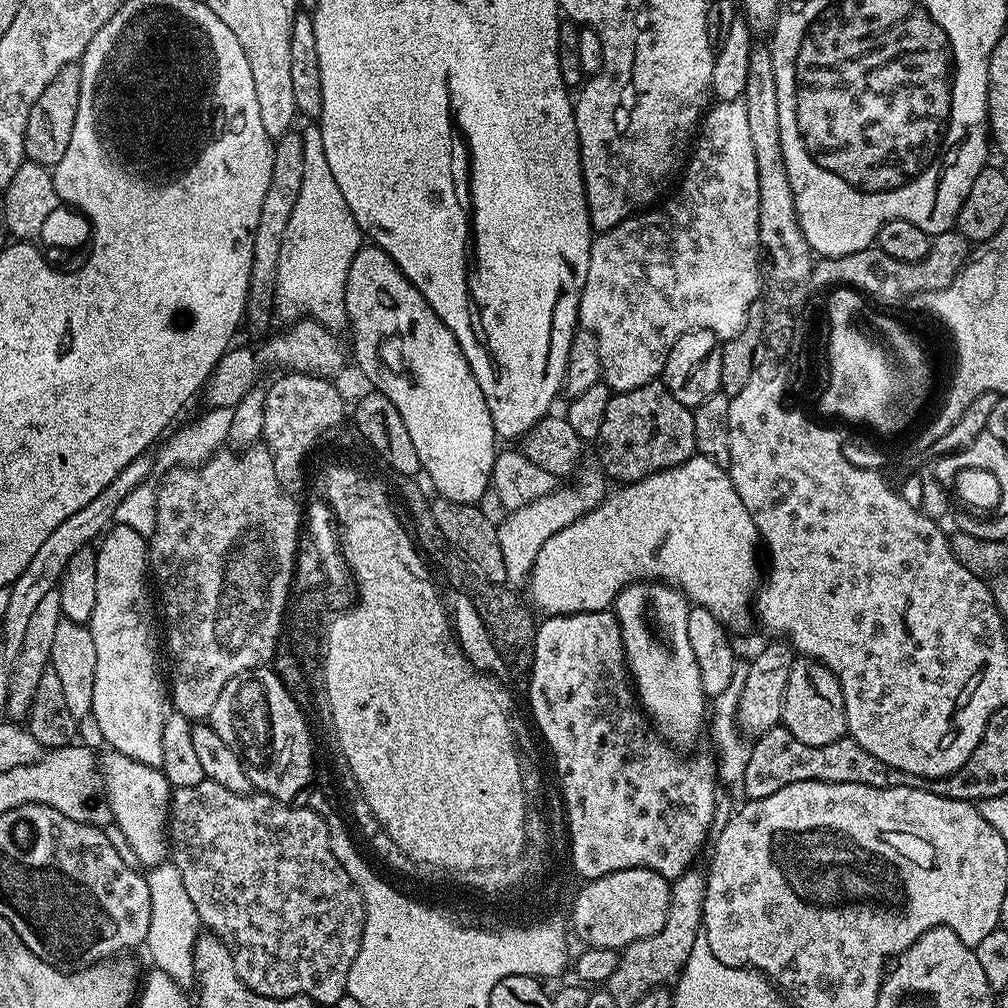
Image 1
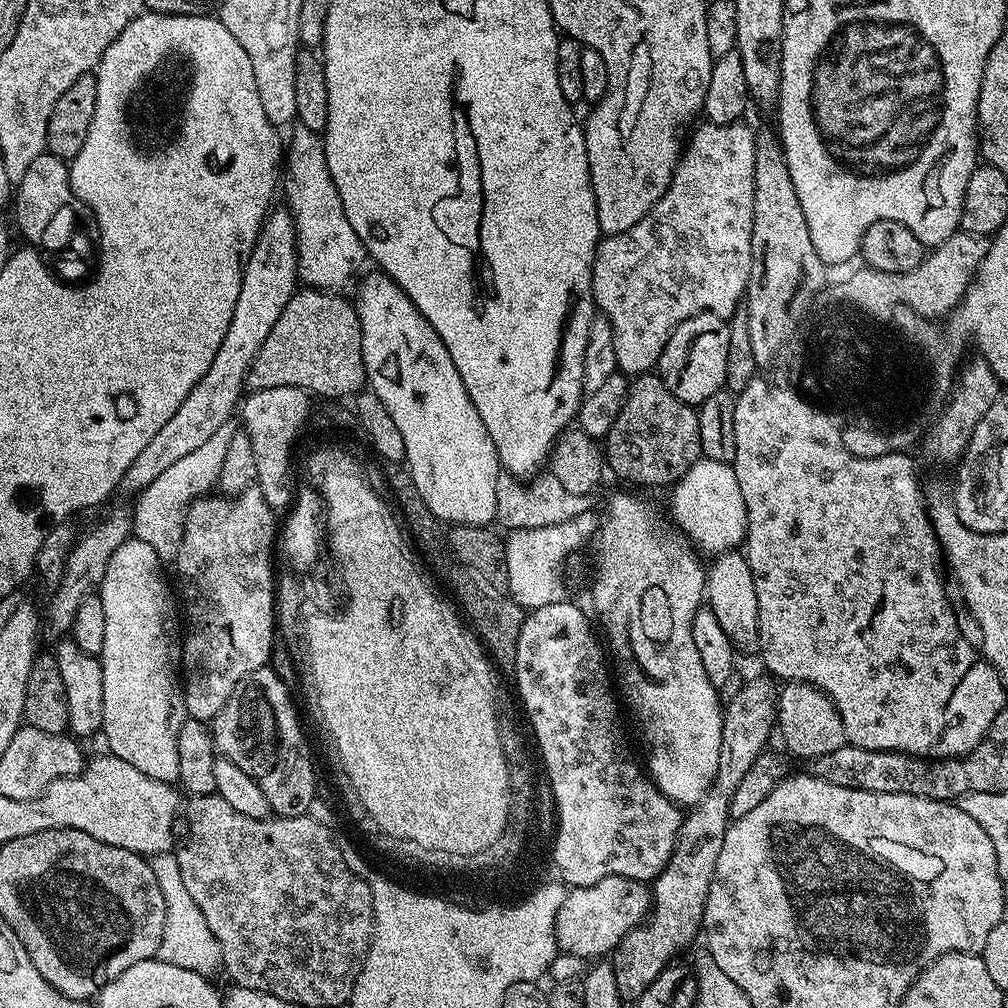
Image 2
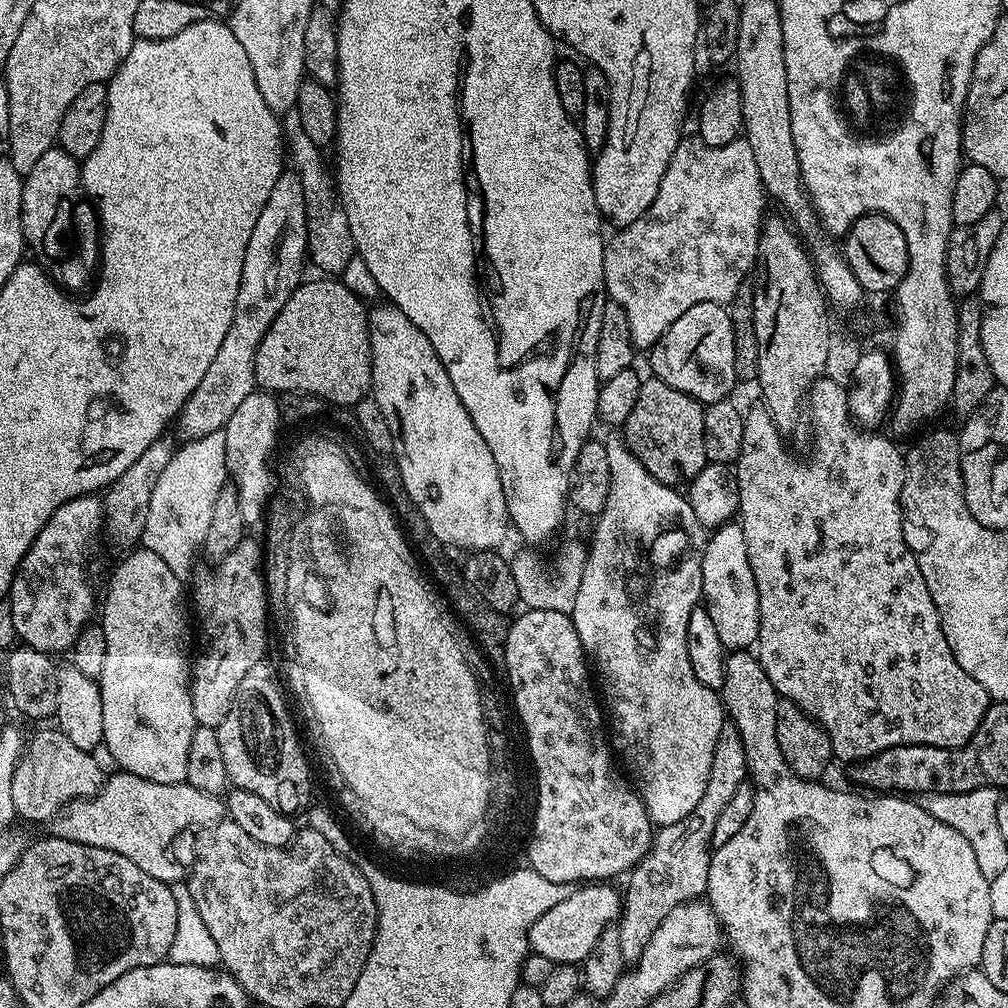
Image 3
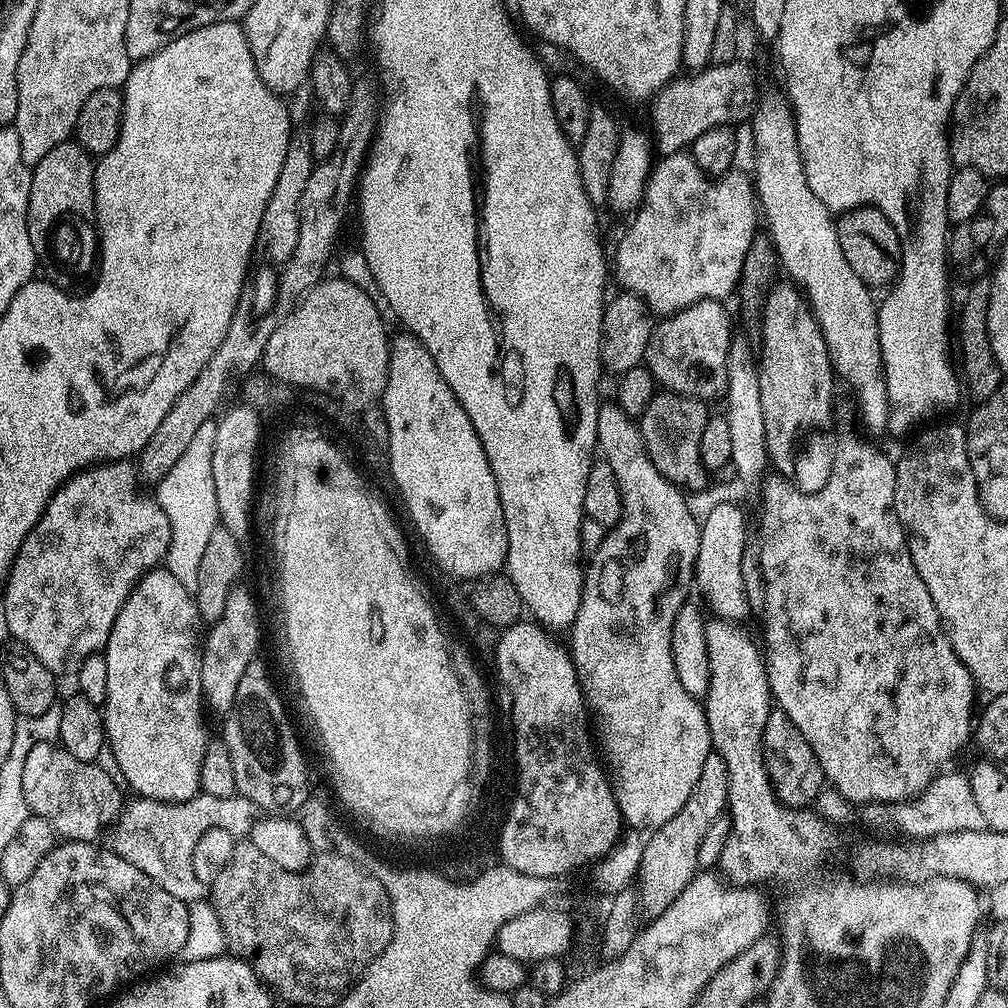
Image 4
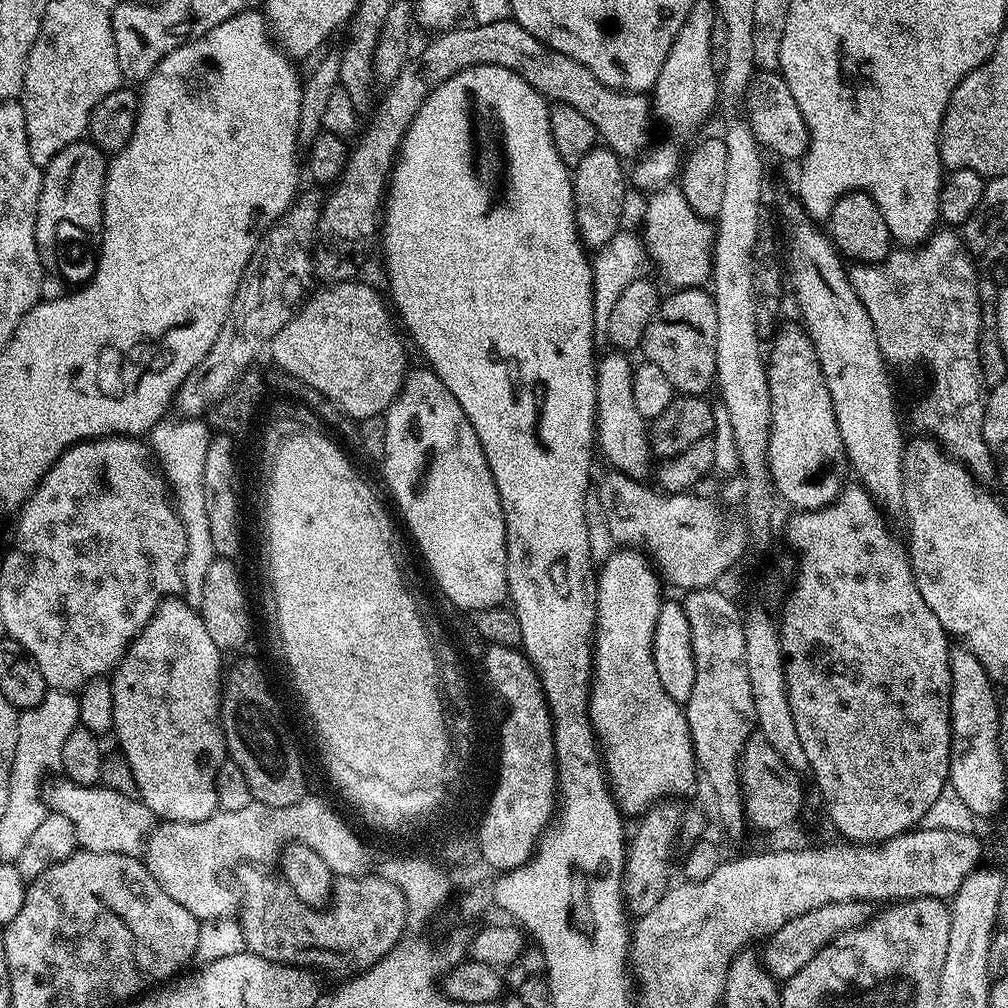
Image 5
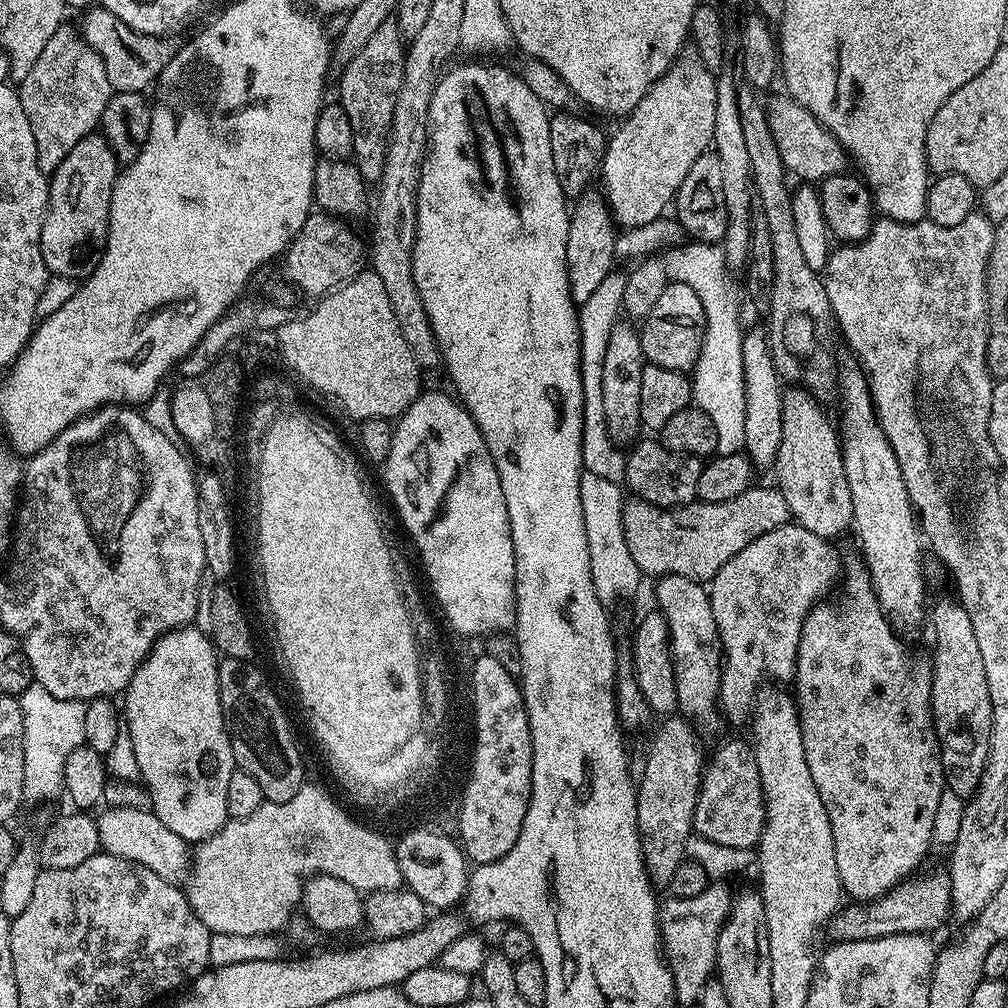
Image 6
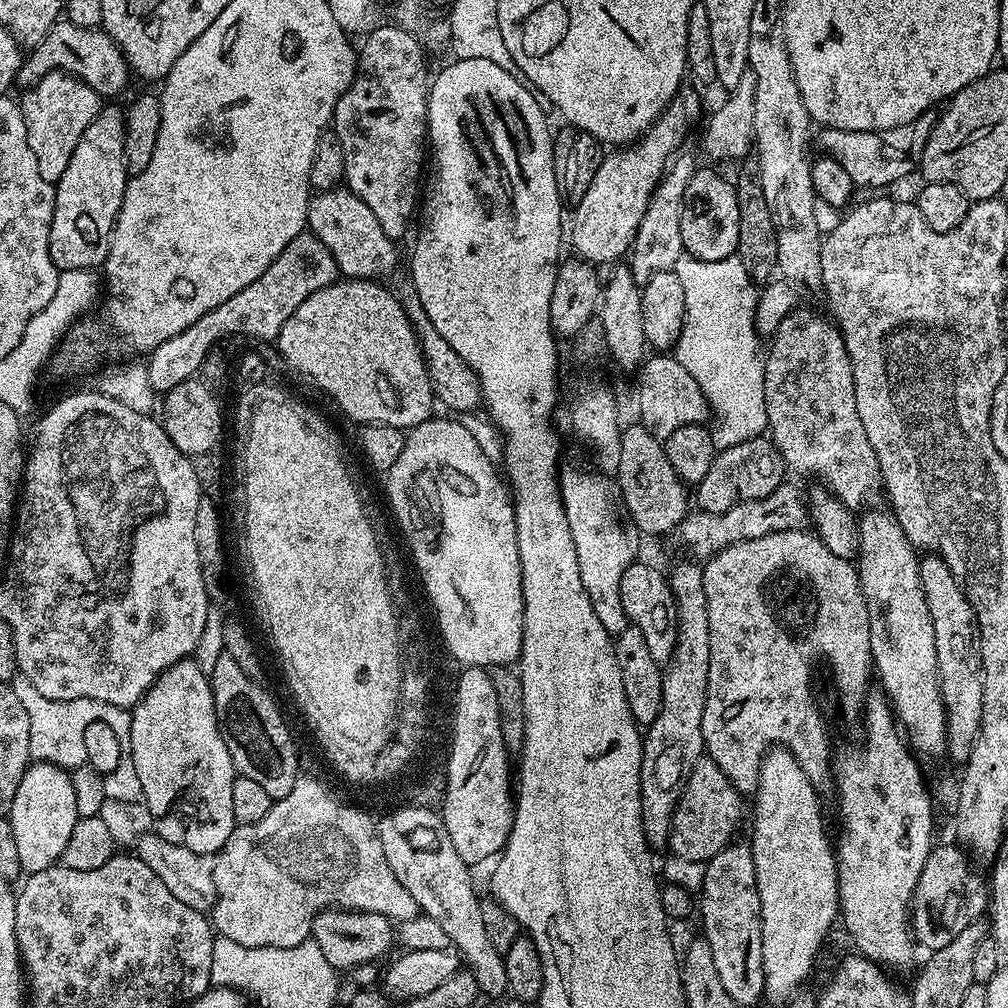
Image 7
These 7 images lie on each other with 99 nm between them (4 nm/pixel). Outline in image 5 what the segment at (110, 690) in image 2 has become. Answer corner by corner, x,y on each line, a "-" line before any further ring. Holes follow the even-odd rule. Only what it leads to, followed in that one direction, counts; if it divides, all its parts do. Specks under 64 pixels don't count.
165,598
156,608
150,622
146,622
144,629
133,638
124,652
124,657
111,673
110,679
114,690
114,722
112,723
114,737
116,736
121,750
124,751
124,760
128,763
129,770
132,771
132,780
136,783
137,790
135,789
135,791
138,793
139,799
143,800
147,808
152,811
153,817
159,818
161,821
202,822
217,811
216,775
226,759
224,730
220,715
220,702
222,699
220,659
222,659
220,648
214,646
214,641
210,639
210,634
206,631
206,622
202,622
199,611
190,607
183,598

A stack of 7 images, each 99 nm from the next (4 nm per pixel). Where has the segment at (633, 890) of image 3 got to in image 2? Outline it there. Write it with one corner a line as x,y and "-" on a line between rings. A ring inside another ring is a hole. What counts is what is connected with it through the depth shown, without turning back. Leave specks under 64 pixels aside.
756,678
744,685
730,700
725,703
723,726
722,726
722,745
719,751
718,774
712,788
703,799
683,817
679,833
676,836
675,846
667,866
656,876
652,882
650,891
652,893
652,906
650,915
639,928
628,931
620,940
619,946
611,953
612,969
614,978
618,978
618,990
625,1001
631,1002
639,998
642,990
662,974
662,970
668,967
677,959
676,954
686,947
696,936
699,935
703,927
705,902
709,897
710,886
715,880
718,856
725,841
725,830
730,823
731,812
729,804
733,800
734,791
738,790
738,785
745,778
750,766
763,755
765,744
774,730
778,708
776,705
776,688
764,678

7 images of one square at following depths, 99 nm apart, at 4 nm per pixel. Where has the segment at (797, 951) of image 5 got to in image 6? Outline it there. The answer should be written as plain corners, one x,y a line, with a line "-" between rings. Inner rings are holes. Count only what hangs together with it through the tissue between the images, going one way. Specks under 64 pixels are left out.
940,870
929,876
919,876
897,884
892,891
876,900
845,903
830,918
831,939
845,944
855,940
877,940
894,934
932,934
935,928
949,923
952,915
952,883
948,880
947,871

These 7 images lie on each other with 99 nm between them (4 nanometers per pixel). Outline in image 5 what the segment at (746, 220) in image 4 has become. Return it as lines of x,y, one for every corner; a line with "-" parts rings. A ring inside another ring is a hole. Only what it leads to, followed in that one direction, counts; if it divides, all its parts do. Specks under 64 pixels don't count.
665,186
656,189
647,197
648,205
642,221
642,241
648,252
649,261
660,271
660,276
673,289
698,288
707,285
712,279
712,246
716,242
716,229
711,219
698,215
686,202
684,191
678,186

